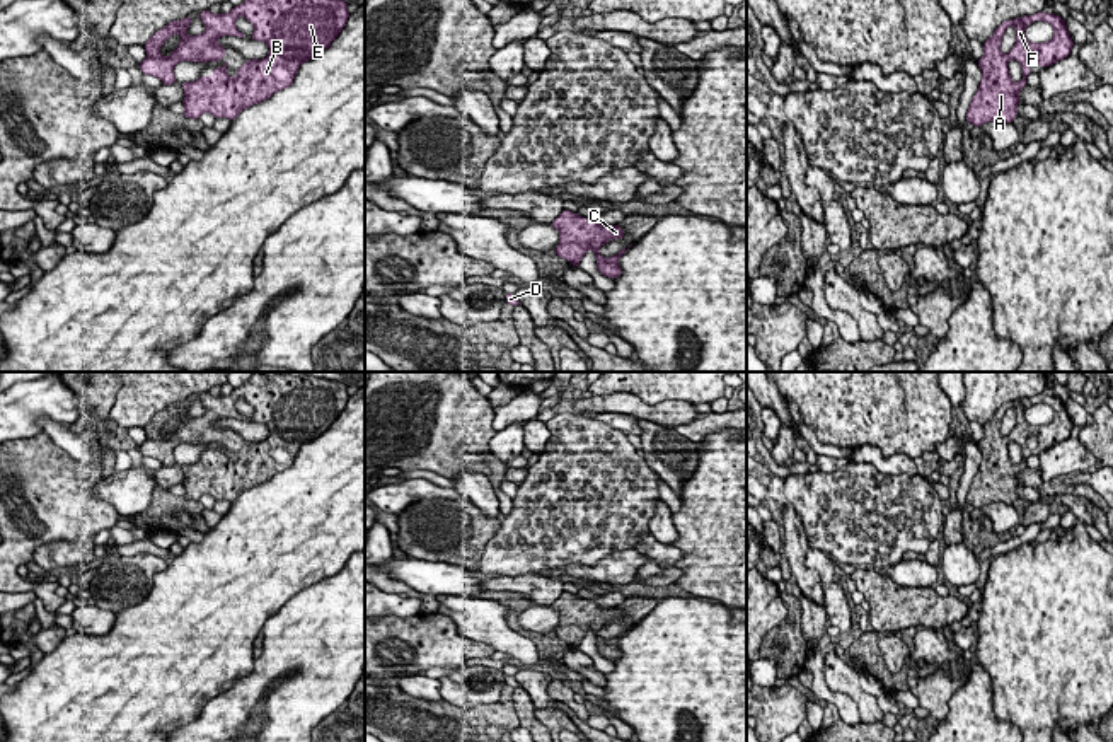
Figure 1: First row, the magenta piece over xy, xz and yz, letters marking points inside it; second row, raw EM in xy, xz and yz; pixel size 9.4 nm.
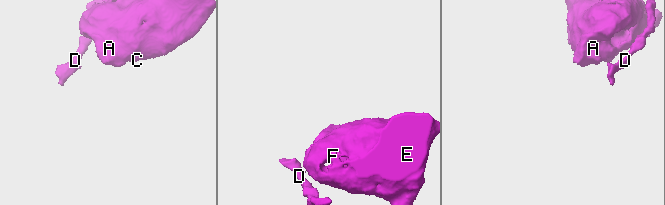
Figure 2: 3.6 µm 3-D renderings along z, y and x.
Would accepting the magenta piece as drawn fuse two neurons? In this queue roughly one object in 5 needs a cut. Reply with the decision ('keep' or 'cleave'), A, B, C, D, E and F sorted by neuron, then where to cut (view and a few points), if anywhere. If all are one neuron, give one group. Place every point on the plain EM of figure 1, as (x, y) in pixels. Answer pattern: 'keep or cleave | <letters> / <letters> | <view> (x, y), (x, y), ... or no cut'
keep | A B C D E F | no cut

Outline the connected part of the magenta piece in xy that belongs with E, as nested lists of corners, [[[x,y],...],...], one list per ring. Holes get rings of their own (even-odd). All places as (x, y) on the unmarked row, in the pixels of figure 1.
[[[254,372],[242,387],[234,389],[228,396],[213,397],[210,392],[201,392],[199,401],[206,408],[203,416],[186,416],[191,397],[169,404],[145,425],[147,440],[138,447],[140,452],[160,461],[164,467],[172,467],[177,464],[174,449],[179,443],[220,443],[225,438],[220,420],[245,420],[235,409],[239,397],[254,408],[251,421],[264,423],[269,437],[262,442],[244,443],[235,461],[227,455],[225,443],[222,449],[211,450],[211,459],[181,466],[186,490],[182,498],[199,501],[203,495],[211,495],[216,501],[232,503],[245,490],[290,469],[300,447],[319,438],[339,418],[349,394],[344,382],[312,375]],[[174,416],[181,416],[182,421],[164,440],[160,430]]]

